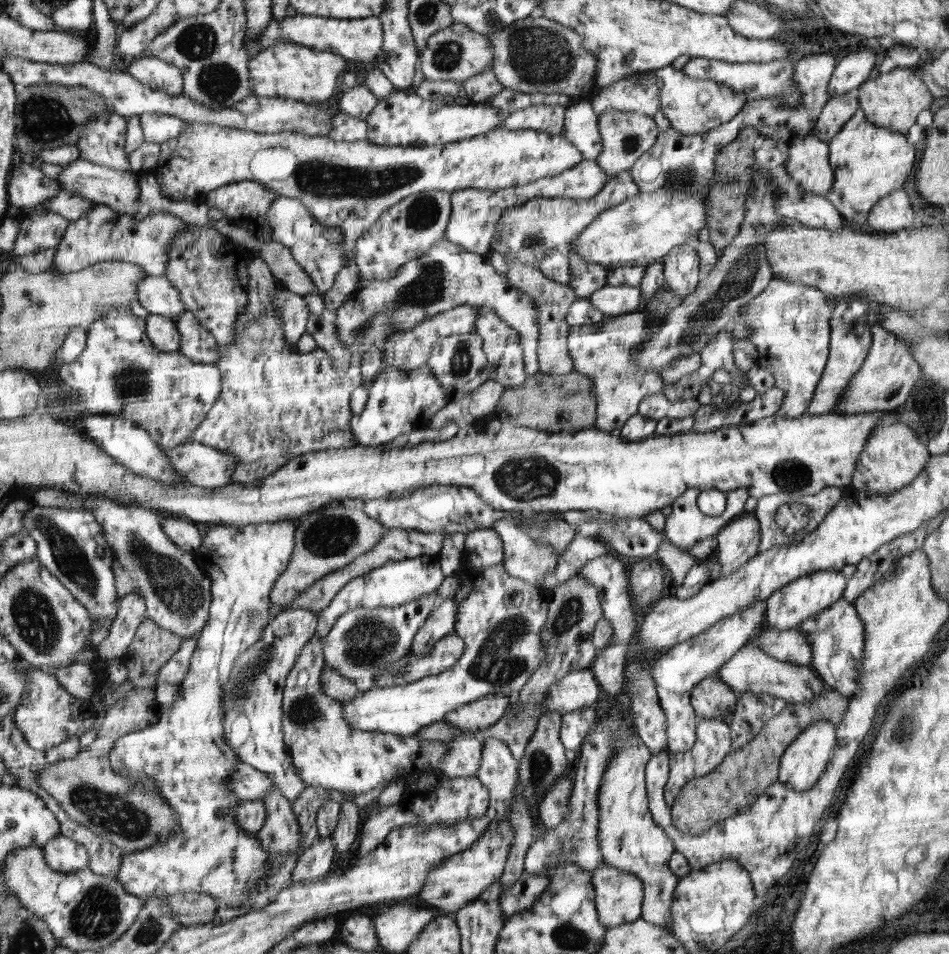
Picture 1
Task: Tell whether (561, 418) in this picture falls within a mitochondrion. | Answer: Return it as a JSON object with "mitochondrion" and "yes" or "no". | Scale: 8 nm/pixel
{"mitochondrion":"no"}

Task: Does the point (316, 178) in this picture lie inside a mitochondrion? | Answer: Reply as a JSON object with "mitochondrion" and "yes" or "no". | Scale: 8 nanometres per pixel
{"mitochondrion":"yes"}

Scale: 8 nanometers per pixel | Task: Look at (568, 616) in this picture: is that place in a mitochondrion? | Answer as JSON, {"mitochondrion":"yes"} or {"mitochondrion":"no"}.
{"mitochondrion":"yes"}

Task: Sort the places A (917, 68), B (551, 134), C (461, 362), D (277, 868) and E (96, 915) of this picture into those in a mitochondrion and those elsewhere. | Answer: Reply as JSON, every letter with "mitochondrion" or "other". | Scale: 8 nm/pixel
{"A":"other","B":"other","C":"mitochondrion","D":"mitochondrion","E":"mitochondrion"}

